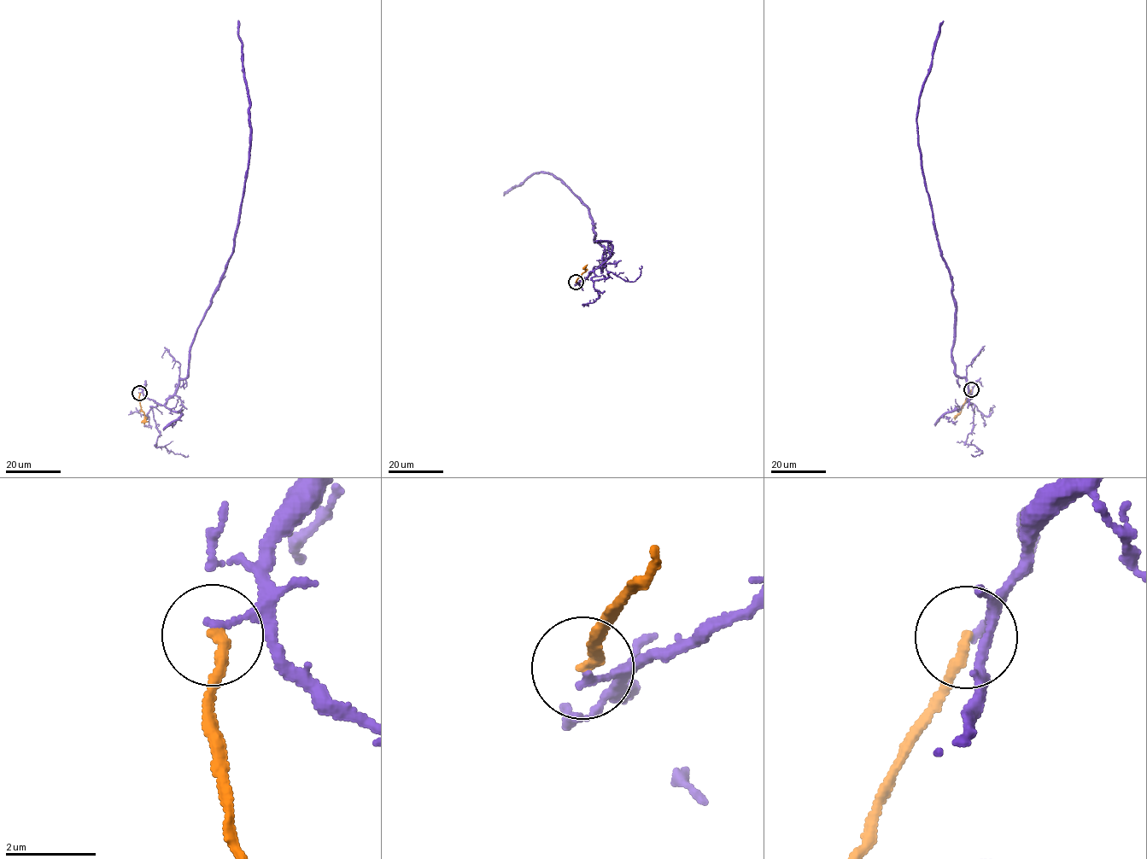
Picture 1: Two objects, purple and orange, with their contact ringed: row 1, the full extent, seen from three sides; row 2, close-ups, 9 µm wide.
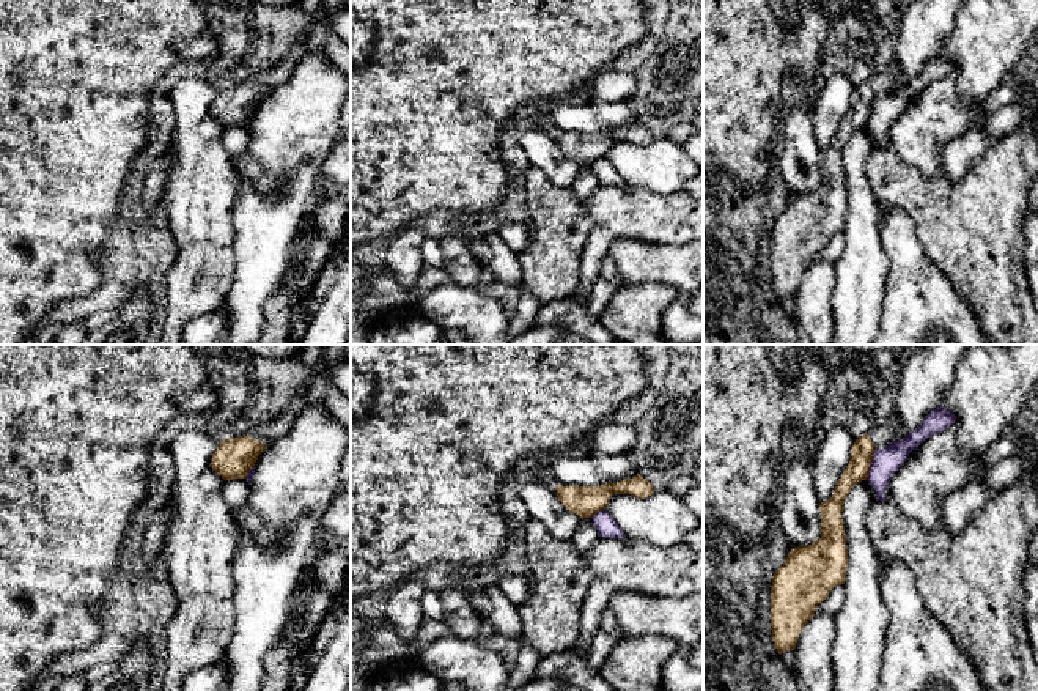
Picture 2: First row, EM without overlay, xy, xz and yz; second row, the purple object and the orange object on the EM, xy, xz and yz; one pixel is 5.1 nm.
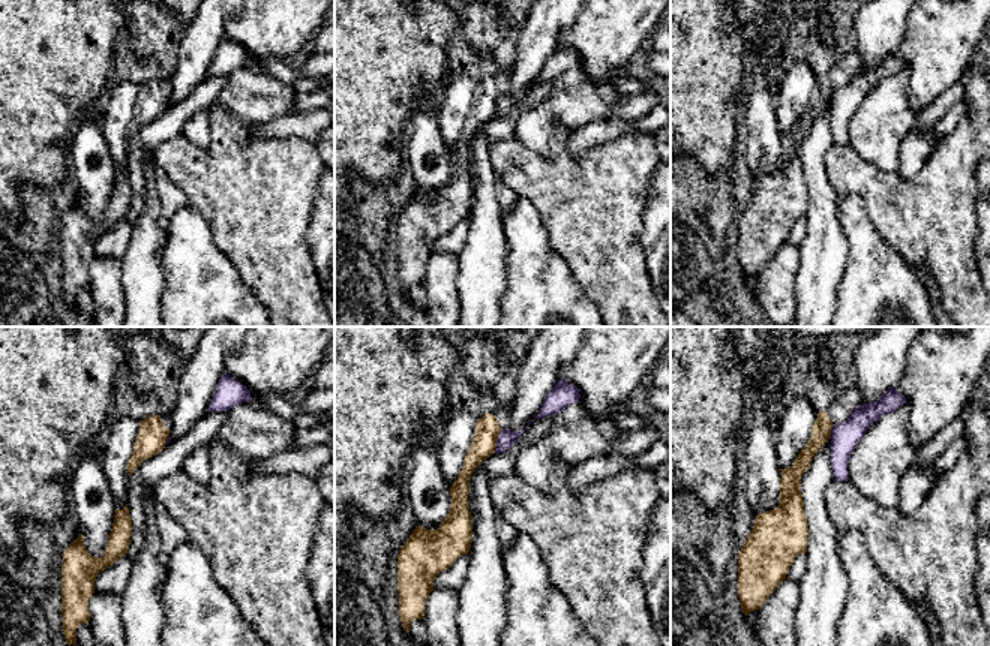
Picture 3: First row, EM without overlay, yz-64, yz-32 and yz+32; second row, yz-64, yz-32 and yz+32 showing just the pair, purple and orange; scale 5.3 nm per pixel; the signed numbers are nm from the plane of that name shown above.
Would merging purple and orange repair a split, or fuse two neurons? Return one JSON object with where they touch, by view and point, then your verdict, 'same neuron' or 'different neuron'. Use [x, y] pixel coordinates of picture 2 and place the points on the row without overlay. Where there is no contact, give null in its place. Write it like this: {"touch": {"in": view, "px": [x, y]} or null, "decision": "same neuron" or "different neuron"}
{"touch": {"in": "yz", "px": [870, 112]}, "decision": "different neuron"}

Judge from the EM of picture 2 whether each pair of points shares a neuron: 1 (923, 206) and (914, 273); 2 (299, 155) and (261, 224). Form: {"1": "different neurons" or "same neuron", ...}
{"1": "different neurons", "2": "same neuron"}

